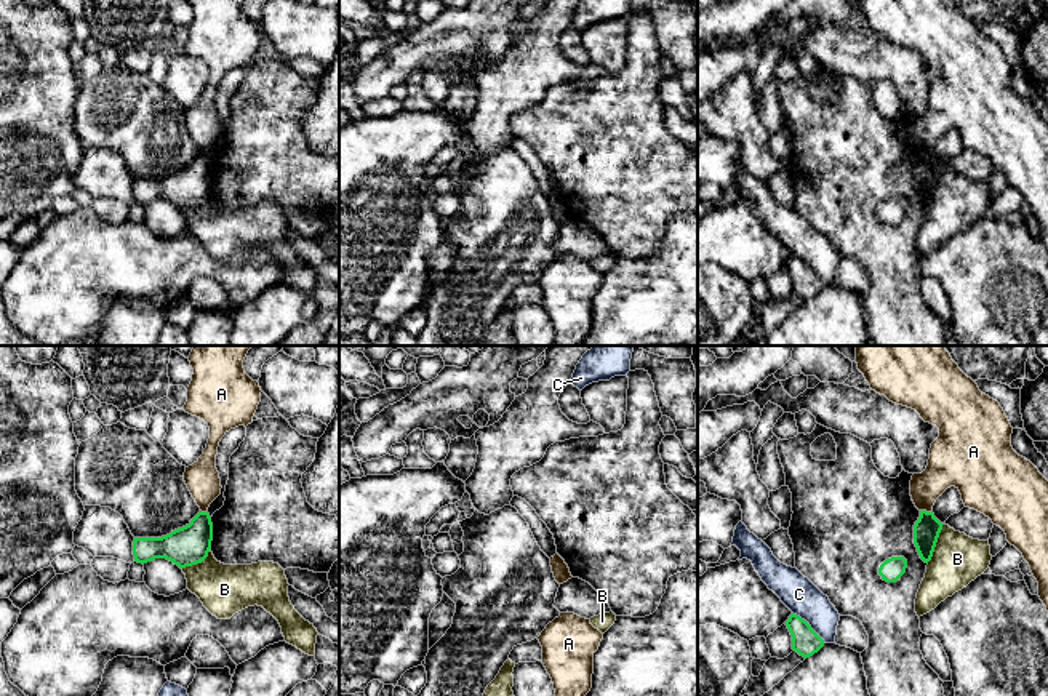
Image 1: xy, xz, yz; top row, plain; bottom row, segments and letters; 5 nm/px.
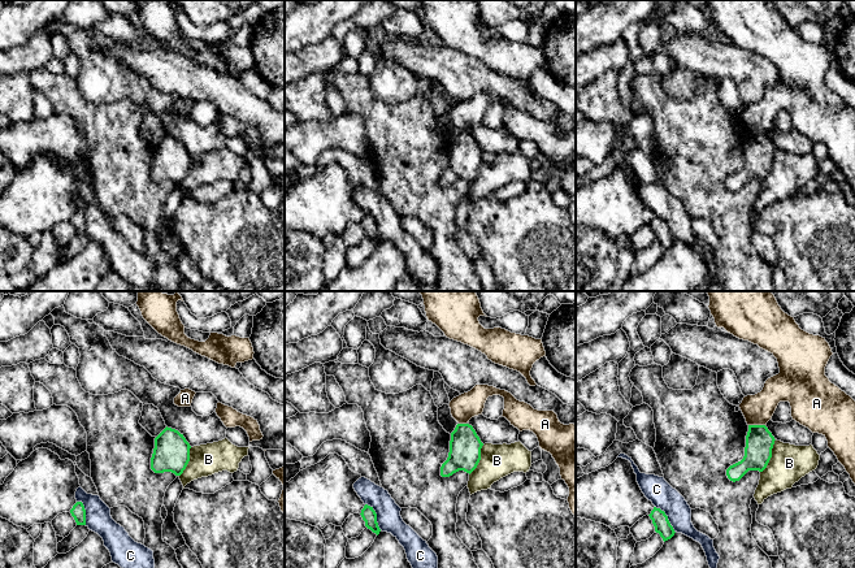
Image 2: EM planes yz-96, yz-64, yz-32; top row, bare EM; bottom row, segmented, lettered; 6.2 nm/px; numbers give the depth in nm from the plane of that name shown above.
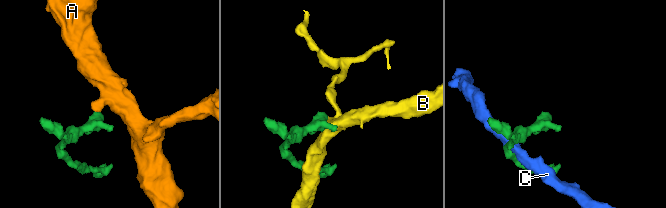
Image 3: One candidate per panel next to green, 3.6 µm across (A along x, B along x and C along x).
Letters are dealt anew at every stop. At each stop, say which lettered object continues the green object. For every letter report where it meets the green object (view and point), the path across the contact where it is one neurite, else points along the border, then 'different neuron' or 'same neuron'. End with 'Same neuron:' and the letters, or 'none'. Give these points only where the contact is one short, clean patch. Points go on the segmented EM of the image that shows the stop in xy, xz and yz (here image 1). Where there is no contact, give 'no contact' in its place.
A: yz (925, 511) | along yz (920, 509), (930, 512) | different neuron
B: yz (936, 541) | different neuron
C: yz (810, 626) | along yz (792, 612), (824, 642) | different neuron
Same neuron: none

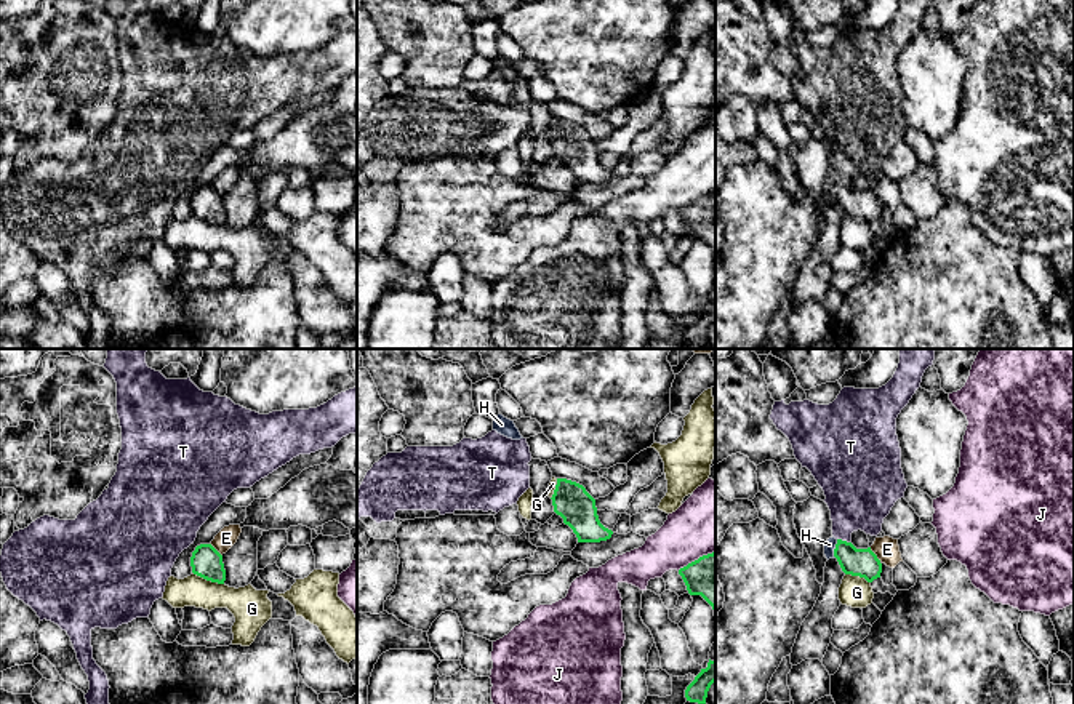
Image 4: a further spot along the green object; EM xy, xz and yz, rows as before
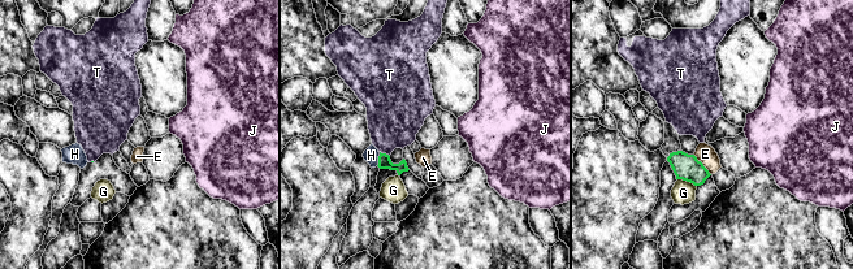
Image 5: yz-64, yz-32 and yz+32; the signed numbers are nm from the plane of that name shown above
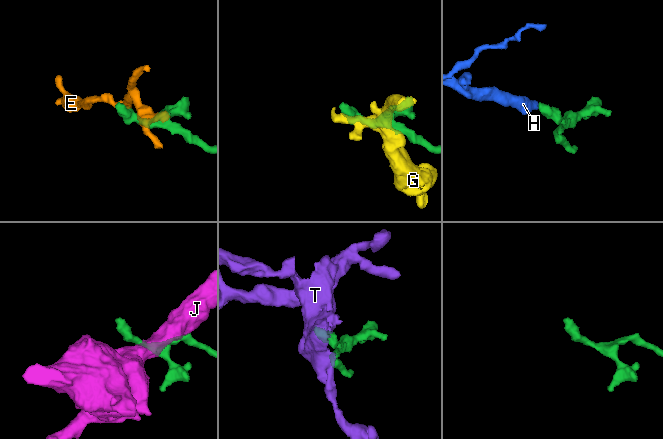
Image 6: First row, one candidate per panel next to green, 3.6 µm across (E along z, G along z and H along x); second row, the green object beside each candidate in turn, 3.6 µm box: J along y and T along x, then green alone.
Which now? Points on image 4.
E: yz (874, 554) | along yz (869, 548), (881, 560) | different neuron
G: xy (208, 580) | along xy (192, 572), (223, 584) | different neuron
H: yz (834, 549) | across yz (858, 562), (834, 549), (829, 544) | same neuron
J: xz (695, 560) | different neuron
T: yz (844, 541) | along yz (837, 538), (850, 543) | different neuron
Same neuron: H

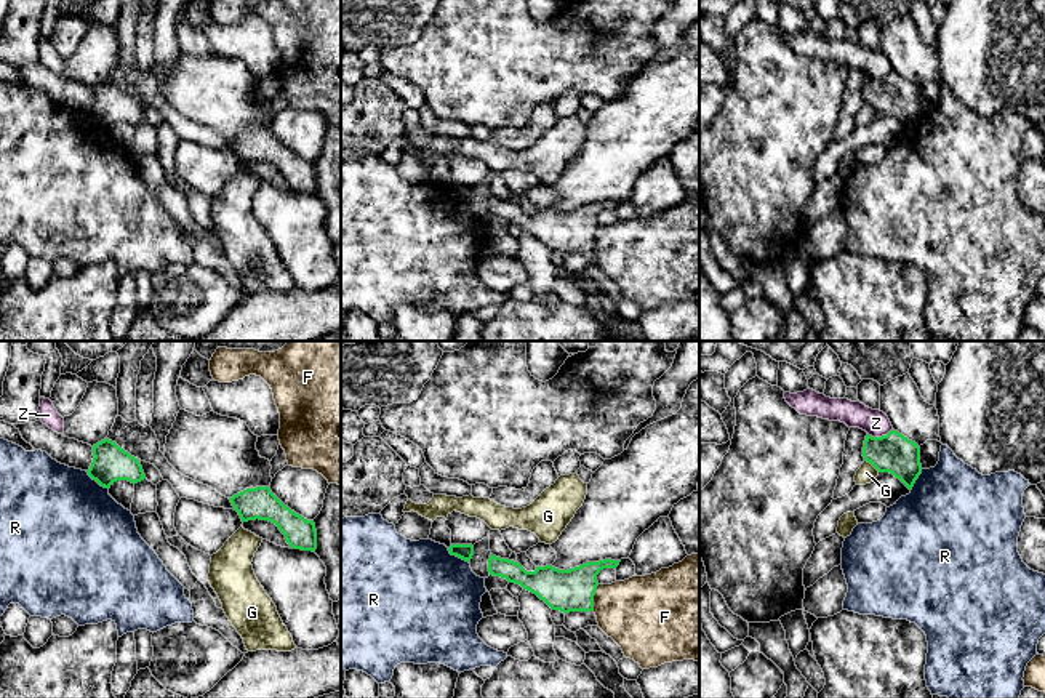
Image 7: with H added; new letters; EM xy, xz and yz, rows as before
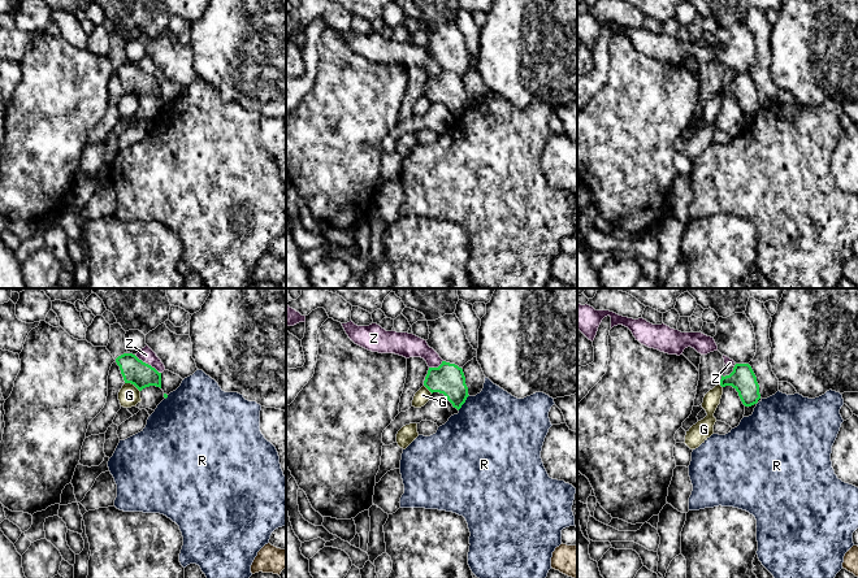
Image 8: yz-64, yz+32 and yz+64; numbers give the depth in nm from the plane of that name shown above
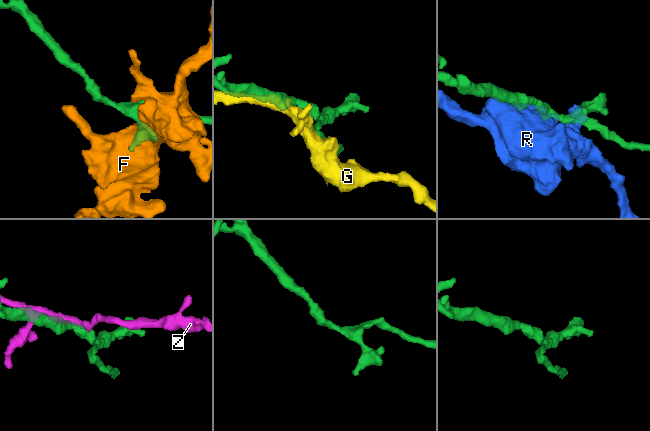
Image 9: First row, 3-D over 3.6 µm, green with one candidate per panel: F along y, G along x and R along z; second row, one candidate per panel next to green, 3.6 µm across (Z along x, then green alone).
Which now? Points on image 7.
F: xz (592, 597) | different neuron
G: yz (872, 465) | along yz (864, 460), (879, 471) | different neuron
R: xy (96, 481) | along xy (85, 471), (108, 489) | different neuron
Z: yz (882, 436) | along yz (893, 429), (880, 436), (868, 434) | different neuron
Same neuron: none

